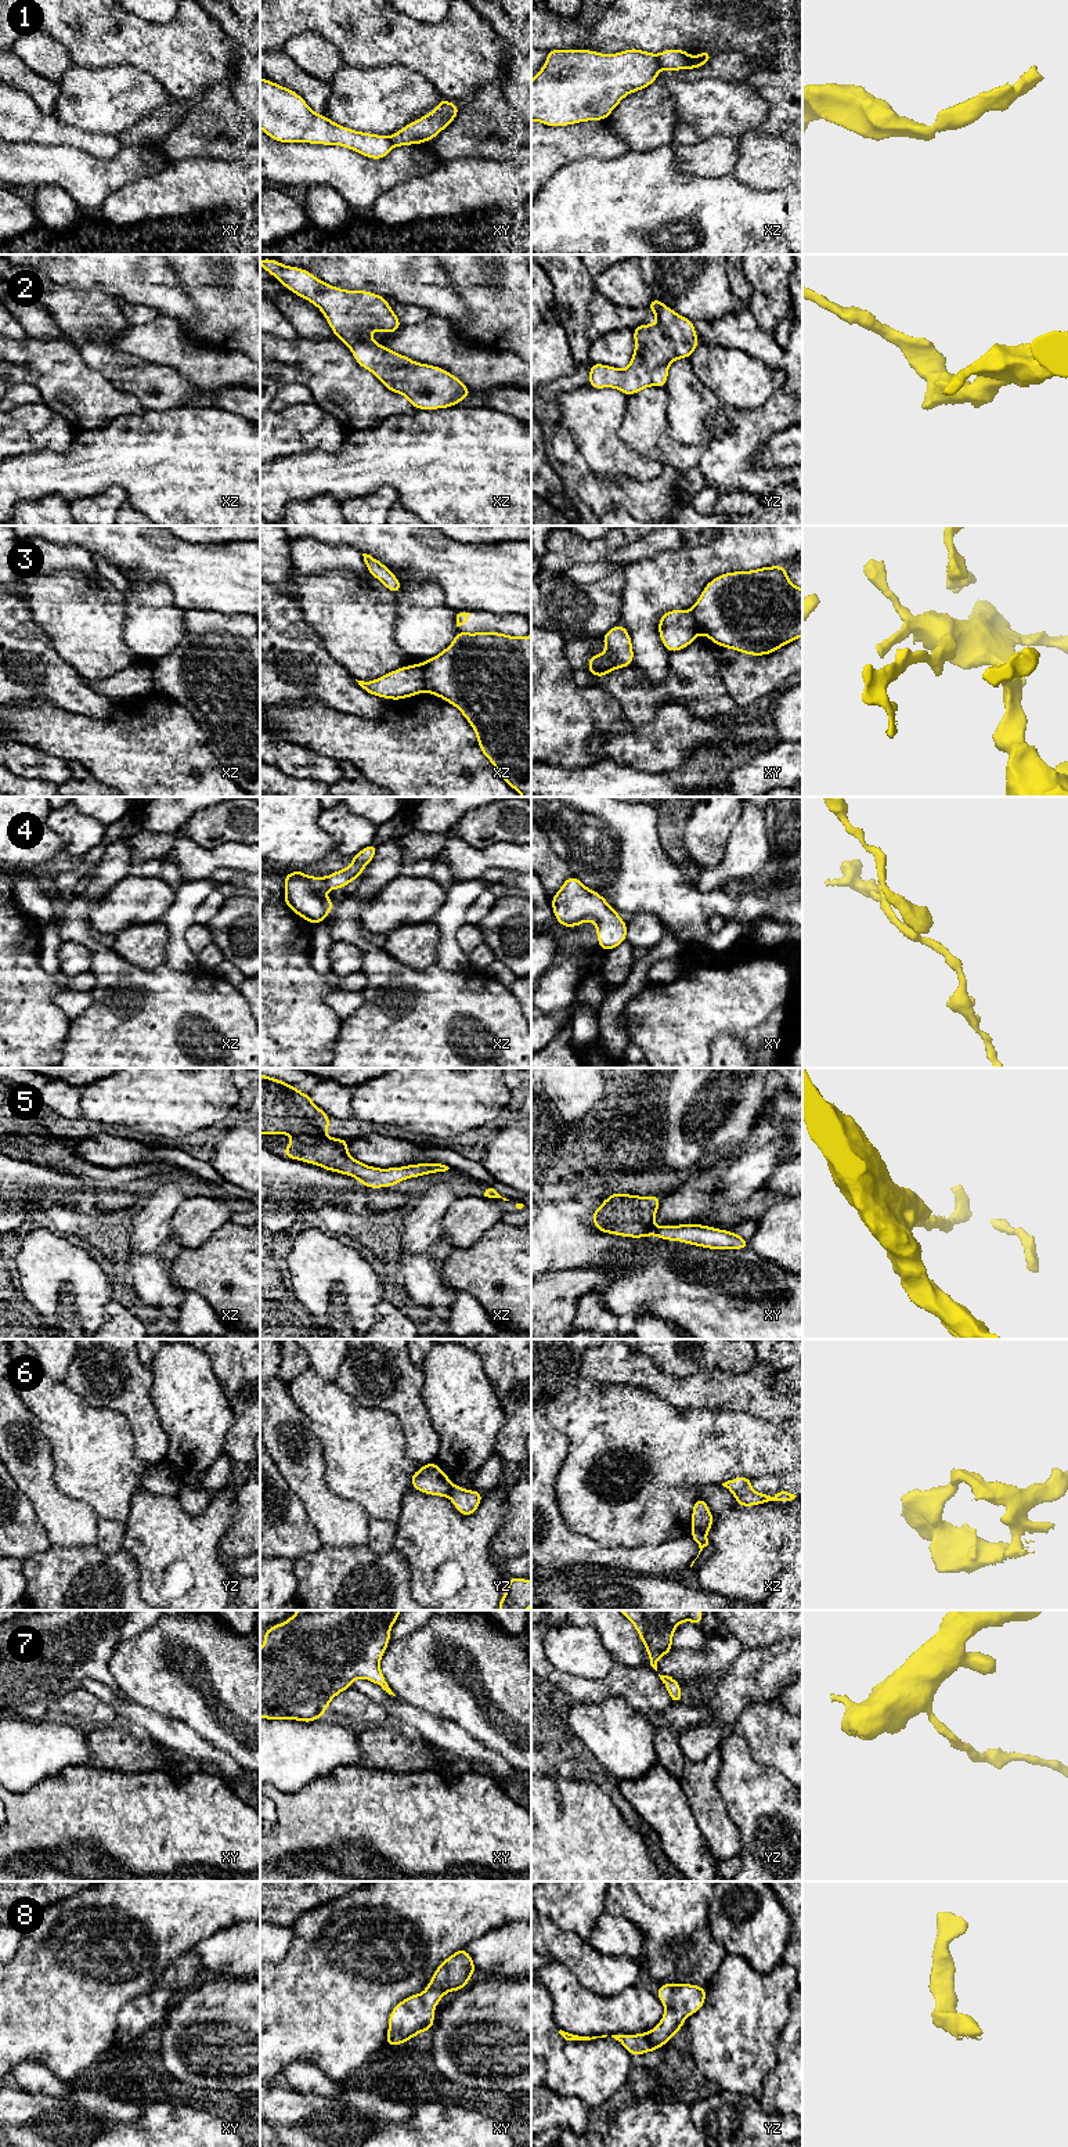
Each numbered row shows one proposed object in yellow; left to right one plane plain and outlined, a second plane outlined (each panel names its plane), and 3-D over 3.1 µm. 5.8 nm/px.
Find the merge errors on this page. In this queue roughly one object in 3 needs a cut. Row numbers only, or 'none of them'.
1, 3, 6

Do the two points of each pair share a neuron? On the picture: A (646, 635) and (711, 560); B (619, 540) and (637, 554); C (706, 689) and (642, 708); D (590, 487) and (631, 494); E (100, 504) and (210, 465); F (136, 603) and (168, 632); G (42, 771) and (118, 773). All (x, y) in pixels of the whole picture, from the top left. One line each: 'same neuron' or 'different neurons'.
A: same neuron
B: different neurons
C: same neuron
D: same neuron
E: different neurons
F: same neuron
G: different neurons

